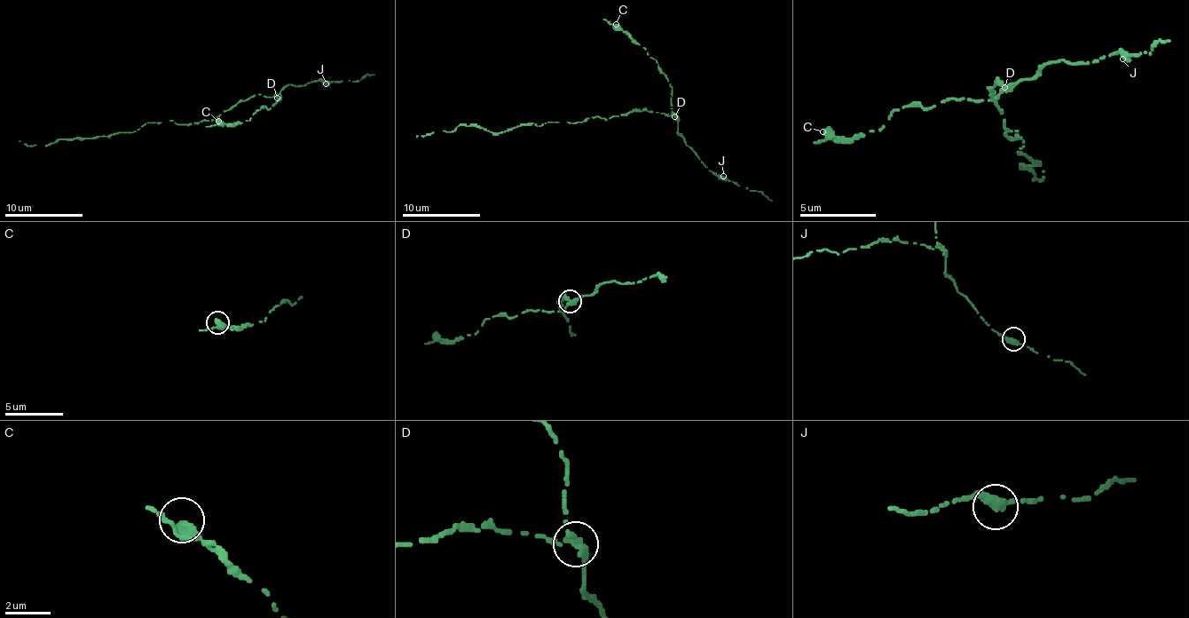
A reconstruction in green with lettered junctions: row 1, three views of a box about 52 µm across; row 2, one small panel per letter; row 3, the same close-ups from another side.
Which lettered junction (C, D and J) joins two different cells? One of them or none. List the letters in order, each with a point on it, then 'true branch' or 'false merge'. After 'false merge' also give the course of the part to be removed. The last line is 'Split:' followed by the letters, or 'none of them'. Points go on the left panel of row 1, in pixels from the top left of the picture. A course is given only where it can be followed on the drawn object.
C: (218, 121) | true branch
D: (277, 98) | false merge | (277, 98), (251, 96), (212, 121), (150, 122), (132, 132), (61, 138), (32, 146), (19, 140)
J: (326, 83) | true branch
Split: D

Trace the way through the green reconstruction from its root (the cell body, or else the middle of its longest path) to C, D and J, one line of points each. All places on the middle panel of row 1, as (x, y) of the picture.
C: (614, 115), (643, 110), (674, 114), (670, 102), (673, 86), (657, 60), (616, 24)
D: (614, 115), (643, 110), (674, 115)
J: (614, 115), (643, 110), (674, 115), (678, 120), (678, 133), (692, 151), (710, 170), (723, 176)

